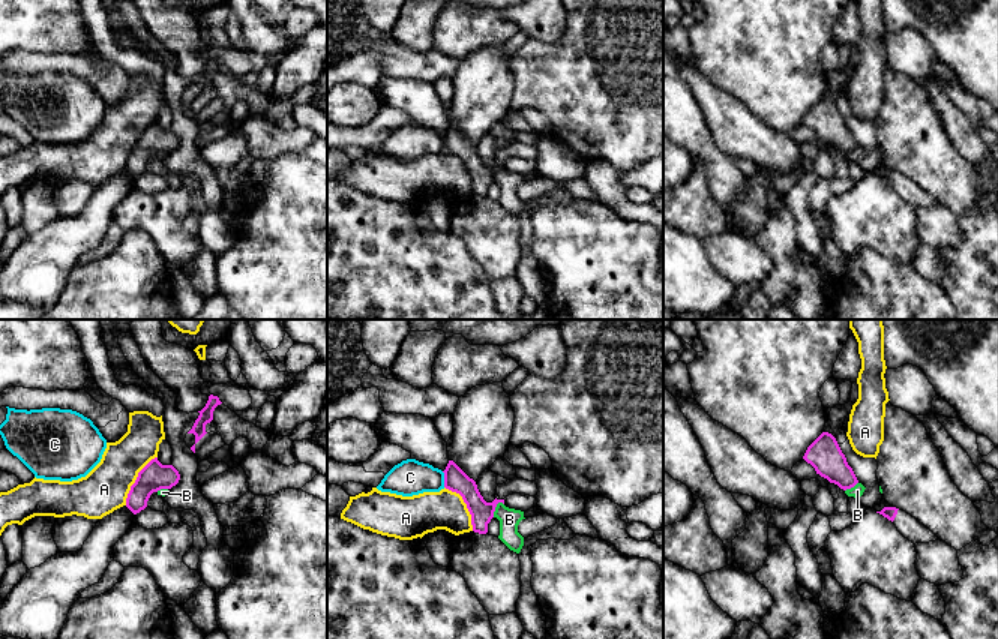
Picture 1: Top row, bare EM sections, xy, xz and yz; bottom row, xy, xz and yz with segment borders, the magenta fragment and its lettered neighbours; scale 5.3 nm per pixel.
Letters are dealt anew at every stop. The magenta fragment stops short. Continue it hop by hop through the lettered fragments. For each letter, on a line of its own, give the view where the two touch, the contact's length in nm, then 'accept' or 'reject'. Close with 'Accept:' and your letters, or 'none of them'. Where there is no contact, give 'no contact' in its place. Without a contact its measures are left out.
A: meets magenta in xy; contact 320 nm long; reject
B: meets magenta in xz; contact 100 nm long; reject
C: meets magenta in xz; contact 90 nm long; reject
Accept: none of them

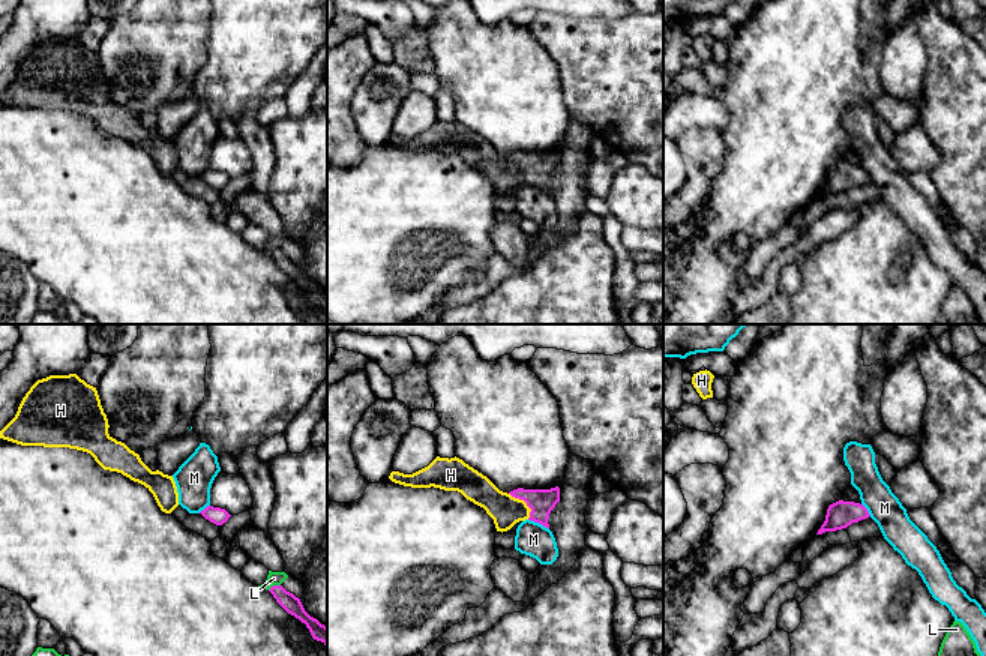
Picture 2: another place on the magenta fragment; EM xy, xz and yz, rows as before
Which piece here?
H: meets magenta in xz; contact 180 nm long; accept
L: meets magenta in xy; contact 70 nm long; reject
M: meets magenta in xz; contact 130 nm long; reject
Accept: H

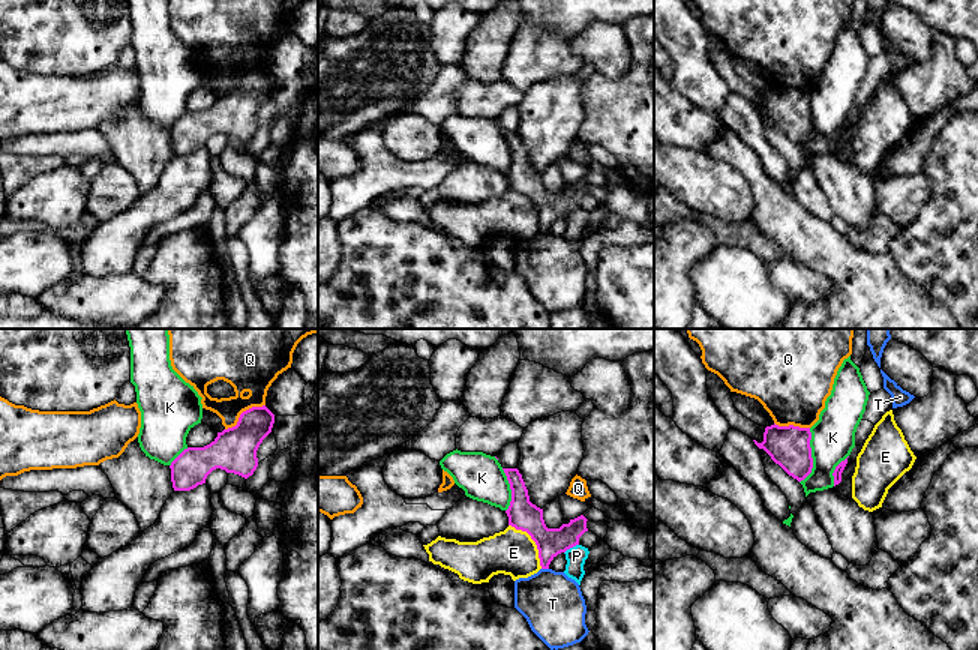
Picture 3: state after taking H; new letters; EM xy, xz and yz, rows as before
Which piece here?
E: meets magenta in xz; contact 300 nm long; reject
K: meets magenta in yz; contact 300 nm long; reject
P: meets magenta in xz; contact 90 nm long; reject
Q: meets magenta in xy; contact 260 nm long; reject
T: meets magenta in xz; contact 40 nm long; reject
Accept: none of them

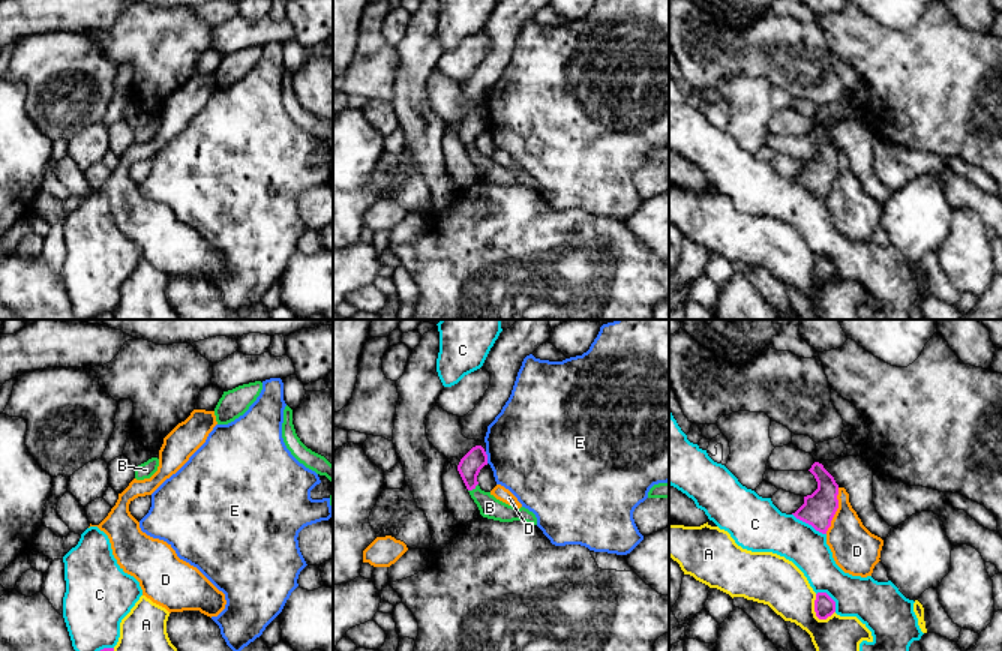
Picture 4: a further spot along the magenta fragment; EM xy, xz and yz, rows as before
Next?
A: meets magenta in yz; contact 160 nm long; reject
B: meets magenta in xz; contact 70 nm long; accept
C: meets magenta in yz; contact 220 nm long; reject
D: meets magenta in yz; contact 260 nm long; reject
E: meets magenta in xz; contact 70 nm long; reject
Accept: B

